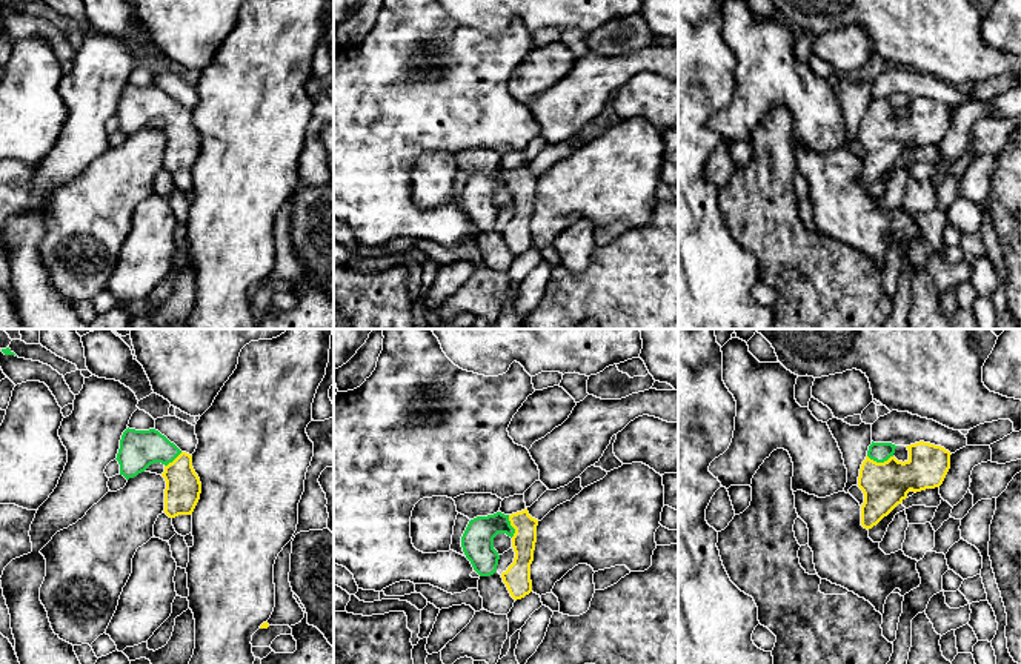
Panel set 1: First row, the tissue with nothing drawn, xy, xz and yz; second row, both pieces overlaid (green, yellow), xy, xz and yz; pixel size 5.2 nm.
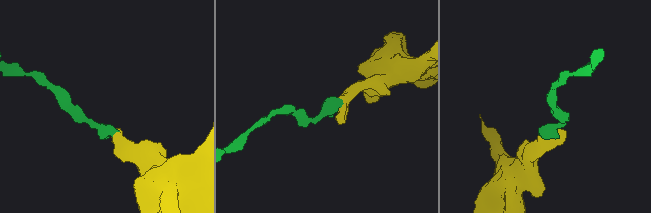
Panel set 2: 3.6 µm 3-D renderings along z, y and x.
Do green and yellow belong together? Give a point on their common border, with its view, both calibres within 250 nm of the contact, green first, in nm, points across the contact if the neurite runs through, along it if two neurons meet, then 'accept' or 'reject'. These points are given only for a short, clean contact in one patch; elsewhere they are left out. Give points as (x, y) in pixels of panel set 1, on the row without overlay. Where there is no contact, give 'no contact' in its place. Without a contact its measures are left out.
meets green in yz at (880, 117); 110 nm thick on the green side, 240 nm on the other; runs through yz (880, 108), (880, 117), (884, 140); accept

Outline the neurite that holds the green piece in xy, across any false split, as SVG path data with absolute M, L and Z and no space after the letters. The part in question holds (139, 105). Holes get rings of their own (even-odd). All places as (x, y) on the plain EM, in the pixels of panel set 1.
M126 85L115 114L120 131L126 135L145 128L151 120L161 118L166 137L165 169L169 174L192 171L201 149L201 138L192 123L192 111L181 108L155 85Z

